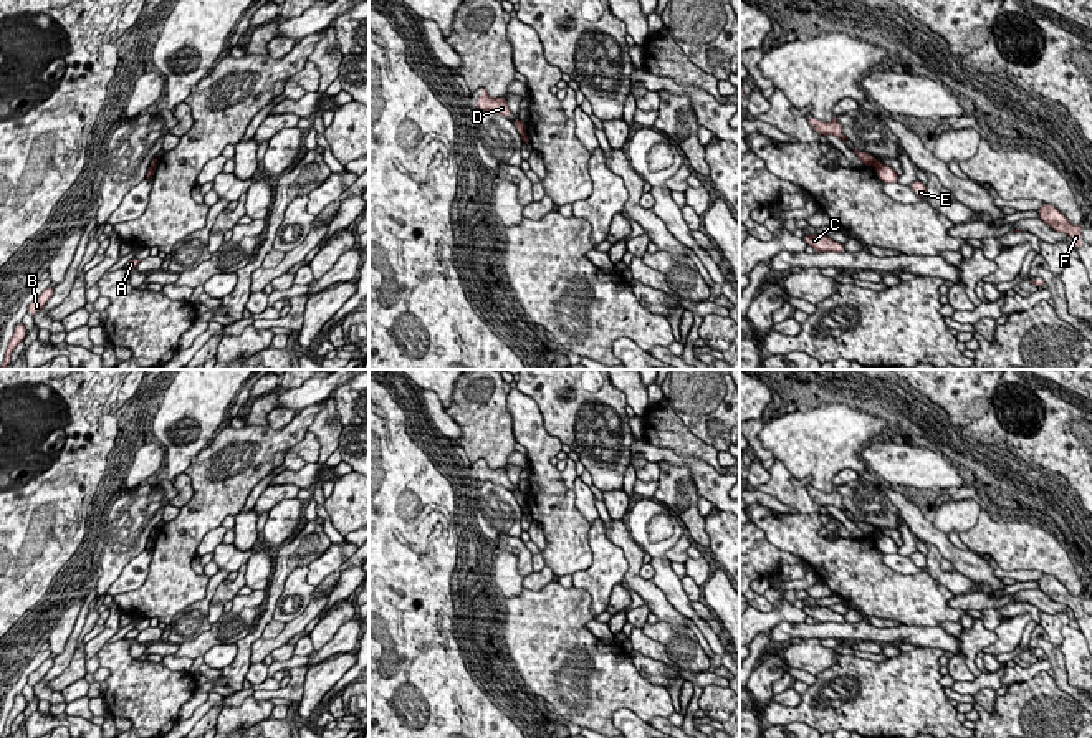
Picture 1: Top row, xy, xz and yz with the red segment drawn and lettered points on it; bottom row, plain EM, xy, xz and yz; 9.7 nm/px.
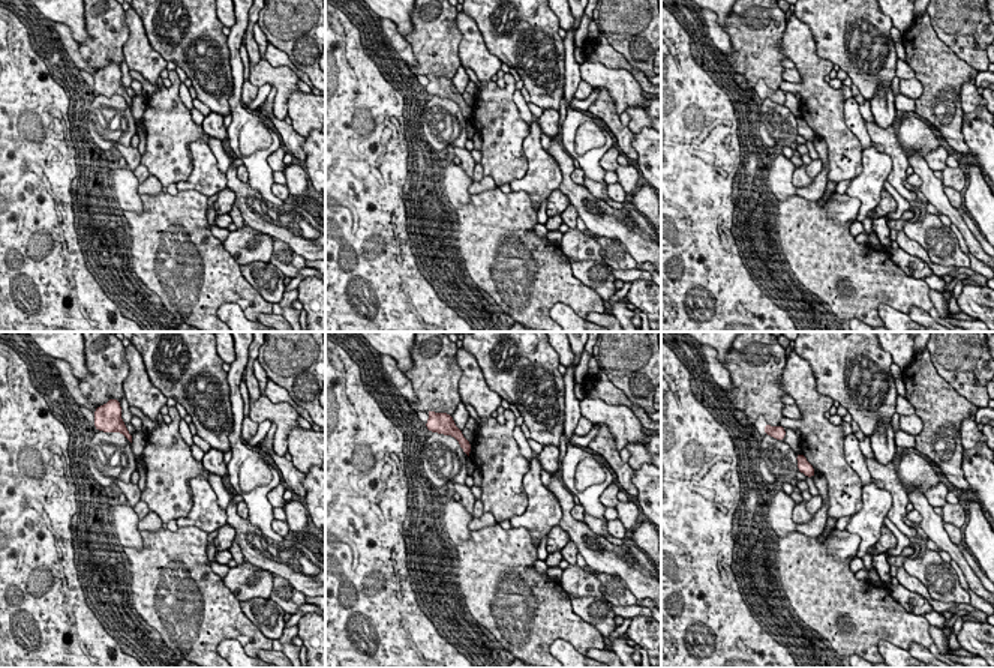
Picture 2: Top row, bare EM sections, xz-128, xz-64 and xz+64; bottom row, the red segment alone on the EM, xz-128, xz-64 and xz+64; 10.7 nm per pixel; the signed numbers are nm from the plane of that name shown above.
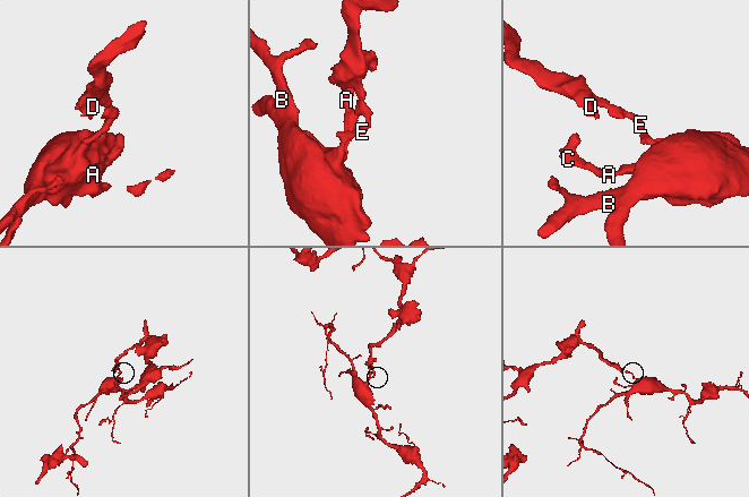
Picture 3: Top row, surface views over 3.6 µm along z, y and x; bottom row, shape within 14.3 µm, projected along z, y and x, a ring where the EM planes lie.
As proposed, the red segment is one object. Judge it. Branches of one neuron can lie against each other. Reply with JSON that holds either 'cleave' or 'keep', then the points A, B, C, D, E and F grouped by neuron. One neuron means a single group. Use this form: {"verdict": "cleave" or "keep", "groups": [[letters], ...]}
{"verdict": "cleave", "groups": [["A", "B", "C", "E", "F"], ["D"]]}

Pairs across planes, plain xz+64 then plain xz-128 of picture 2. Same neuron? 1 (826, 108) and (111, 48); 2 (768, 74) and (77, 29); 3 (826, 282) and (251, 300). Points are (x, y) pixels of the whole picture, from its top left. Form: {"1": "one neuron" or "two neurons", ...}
{"1": "two neurons", "2": "two neurons", "3": "one neuron"}

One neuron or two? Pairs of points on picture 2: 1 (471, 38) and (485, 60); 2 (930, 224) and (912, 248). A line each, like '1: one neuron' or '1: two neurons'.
1: one neuron
2: two neurons

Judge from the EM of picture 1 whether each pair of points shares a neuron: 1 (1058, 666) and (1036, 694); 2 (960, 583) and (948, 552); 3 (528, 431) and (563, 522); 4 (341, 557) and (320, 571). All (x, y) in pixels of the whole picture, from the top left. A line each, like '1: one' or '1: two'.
1: two
2: two
3: one
4: one

